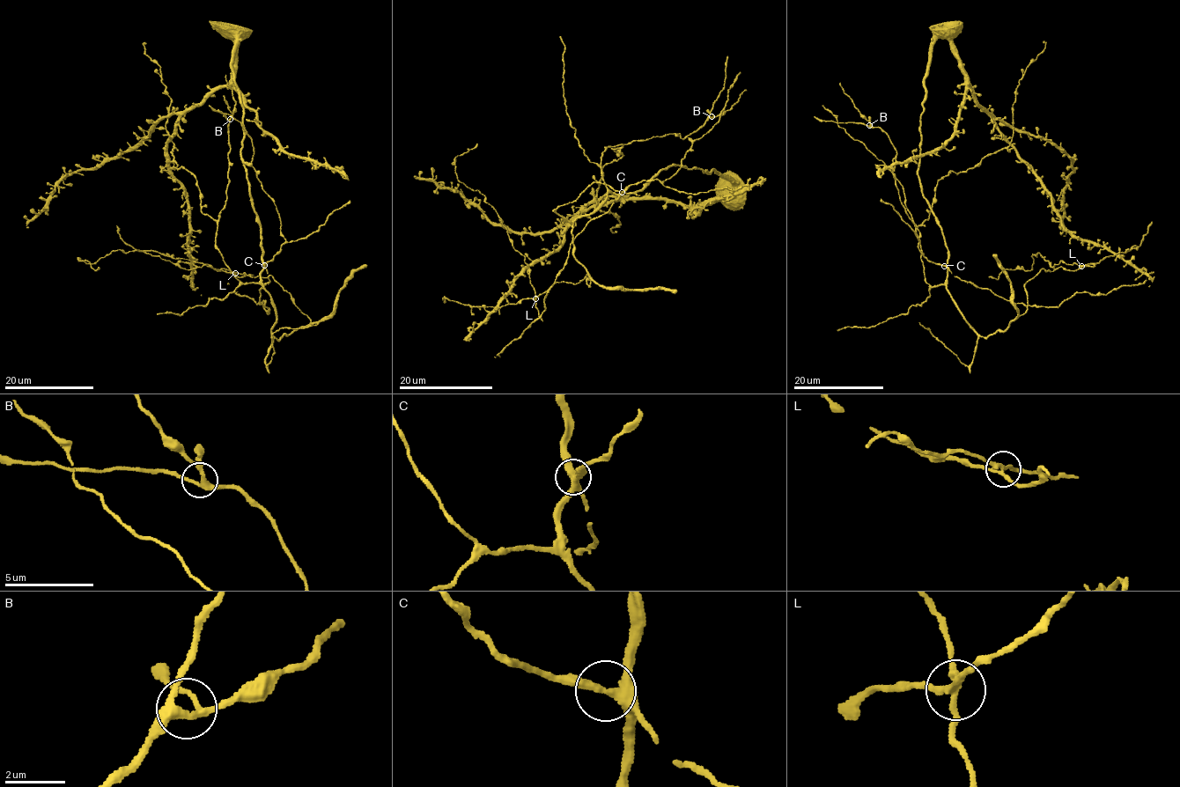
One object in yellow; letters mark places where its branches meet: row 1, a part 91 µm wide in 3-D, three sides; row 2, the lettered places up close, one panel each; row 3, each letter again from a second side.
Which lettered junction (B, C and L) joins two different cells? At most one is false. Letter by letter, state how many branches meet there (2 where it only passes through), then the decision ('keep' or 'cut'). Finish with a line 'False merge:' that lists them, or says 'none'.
B: 4 | keep
C: 4 | keep
L: 4 | cut
False merge: L

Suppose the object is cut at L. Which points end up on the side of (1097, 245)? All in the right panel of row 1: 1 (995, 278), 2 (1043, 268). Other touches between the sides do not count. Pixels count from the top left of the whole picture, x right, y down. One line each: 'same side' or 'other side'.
1: other side
2: same side

